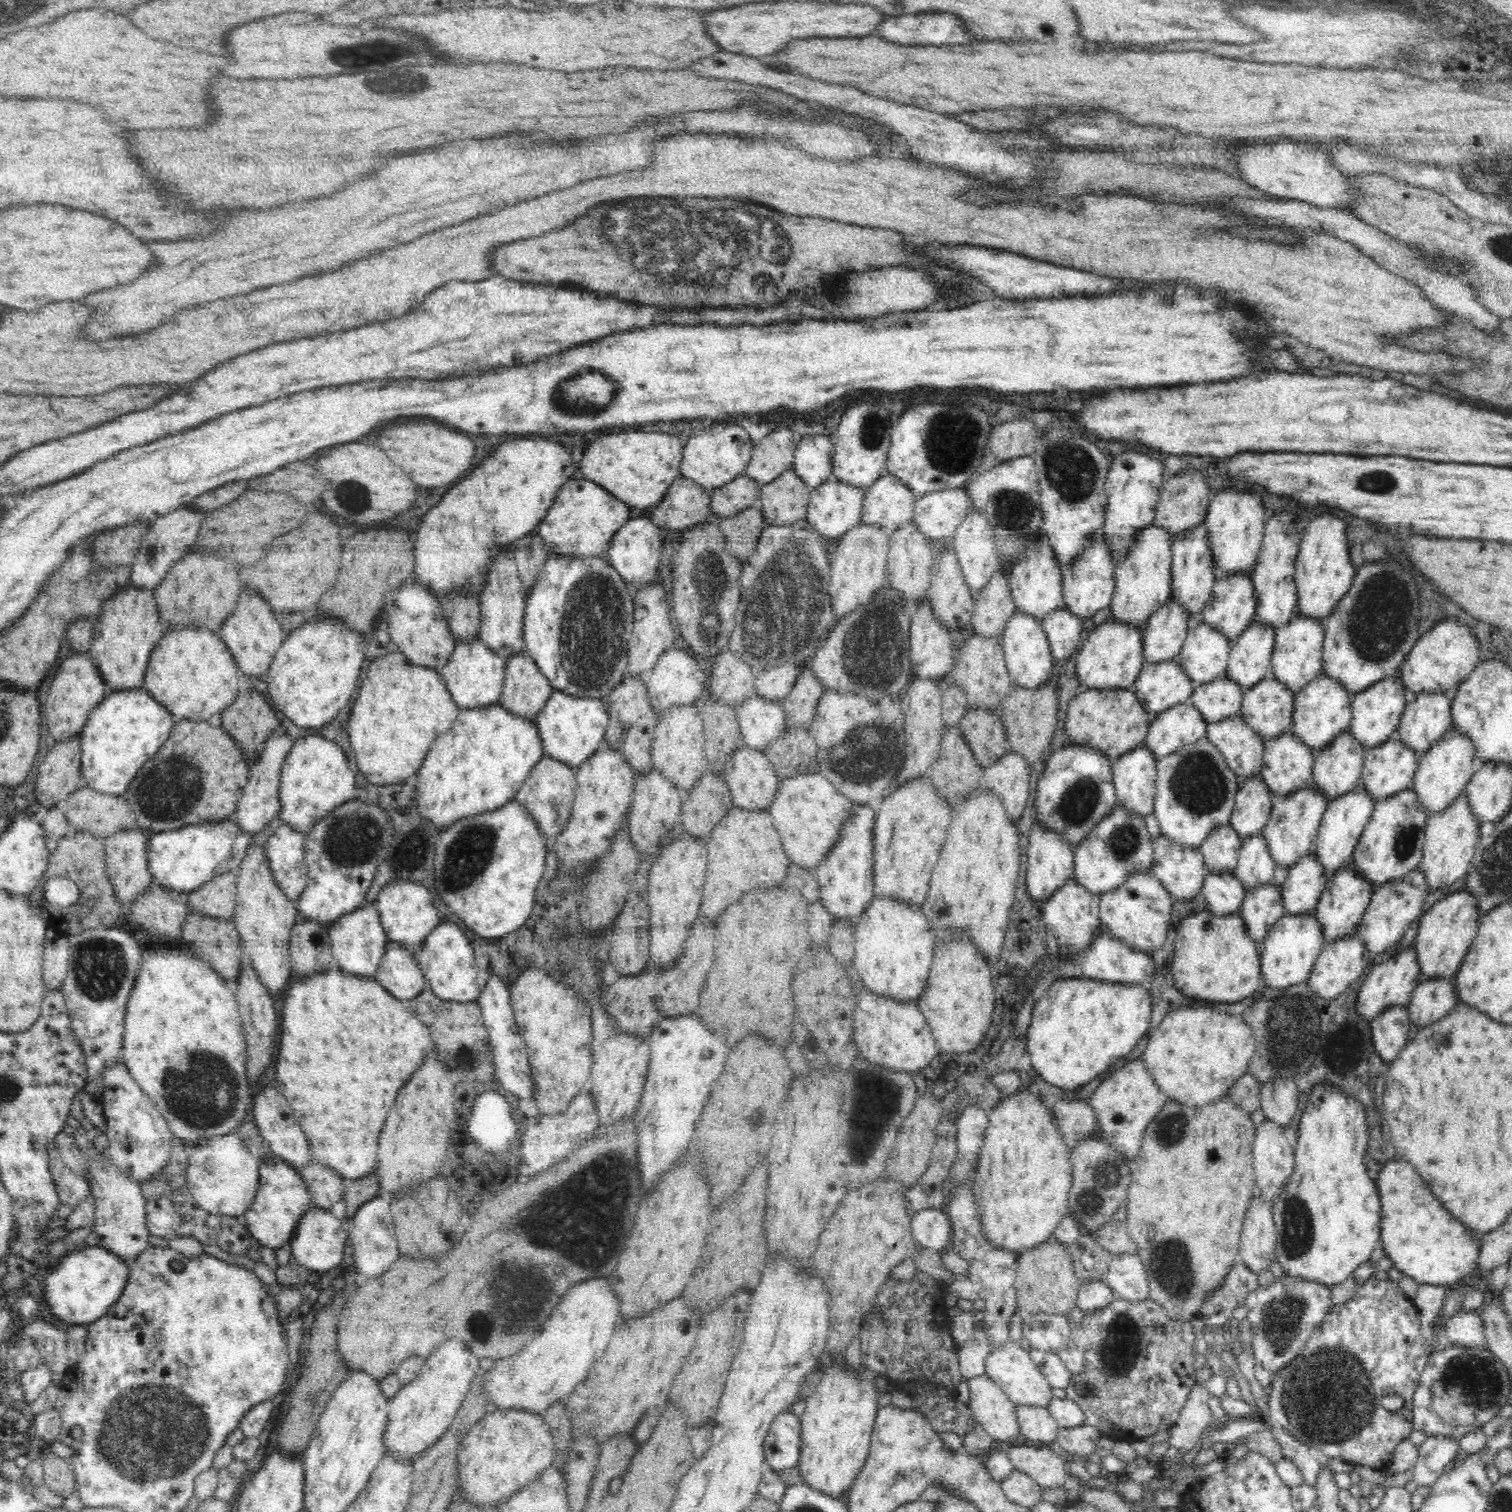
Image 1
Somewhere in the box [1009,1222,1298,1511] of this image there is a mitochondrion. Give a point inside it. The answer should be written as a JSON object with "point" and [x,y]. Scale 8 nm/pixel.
{"point":[1170,1264]}

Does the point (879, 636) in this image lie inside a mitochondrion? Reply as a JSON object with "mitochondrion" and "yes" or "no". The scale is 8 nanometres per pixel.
{"mitochondrion":"yes"}

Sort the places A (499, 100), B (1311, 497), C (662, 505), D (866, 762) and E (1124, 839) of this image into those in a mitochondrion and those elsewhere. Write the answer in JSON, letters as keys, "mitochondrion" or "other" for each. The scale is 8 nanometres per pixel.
{"A":"other","B":"other","C":"other","D":"mitochondrion","E":"mitochondrion"}

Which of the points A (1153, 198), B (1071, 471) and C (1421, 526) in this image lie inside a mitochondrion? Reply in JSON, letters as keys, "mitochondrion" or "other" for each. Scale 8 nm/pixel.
{"A":"other","B":"mitochondrion","C":"other"}

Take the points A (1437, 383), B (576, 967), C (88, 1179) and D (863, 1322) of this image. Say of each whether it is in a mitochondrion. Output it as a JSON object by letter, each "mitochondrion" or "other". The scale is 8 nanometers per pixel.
{"A":"other","B":"mitochondrion","C":"other","D":"other"}

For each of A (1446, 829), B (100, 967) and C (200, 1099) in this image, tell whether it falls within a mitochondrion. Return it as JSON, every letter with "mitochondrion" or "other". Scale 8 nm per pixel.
{"A":"other","B":"mitochondrion","C":"mitochondrion"}

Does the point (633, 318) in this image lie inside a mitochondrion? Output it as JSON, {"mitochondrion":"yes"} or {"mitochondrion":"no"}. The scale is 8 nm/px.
{"mitochondrion":"no"}

